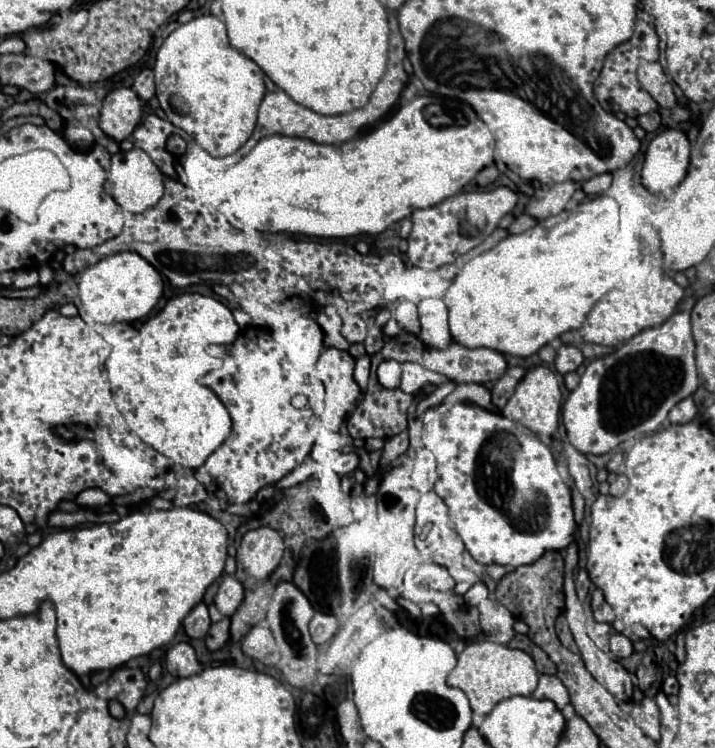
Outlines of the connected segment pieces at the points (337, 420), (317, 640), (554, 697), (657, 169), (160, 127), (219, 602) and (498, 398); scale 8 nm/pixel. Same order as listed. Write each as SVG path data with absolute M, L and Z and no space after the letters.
M327 345L317 361L317 377L323 381L325 389L327 389L327 395L325 395L325 411L321 415L325 427L337 431L341 427L341 423L345 421L349 409L353 407L353 403L359 399L361 395L361 389L359 385L355 383L353 379L353 369L355 369L355 359L347 353L347 351L341 351L337 347L331 347Z
M315 613L315 617L309 623L309 633L315 645L321 645L325 641L329 641L337 631L337 619L333 615L325 615L325 613Z
M541 675L539 677L539 685L537 685L533 697L535 699L551 699L555 703L555 707L559 707L559 711L563 711L563 707L569 705L569 693L567 693L567 689L553 675Z
M661 131L647 147L647 157L643 165L643 185L655 193L679 185L687 173L689 151L691 143L685 131Z
M147 115L147 119L133 133L135 147L143 149L161 169L161 149L171 133L179 133L179 129L171 125L167 119L159 119L157 115Z
M225 575L219 583L219 591L215 595L215 607L225 615L225 617L231 617L237 607L241 605L245 597L245 591L243 591L243 585L231 577L231 575Z
M509 367L497 381L495 385L491 387L491 403L497 407L497 409L503 409L505 403L509 401L509 397L513 395L519 379L523 377L525 369L521 367Z

